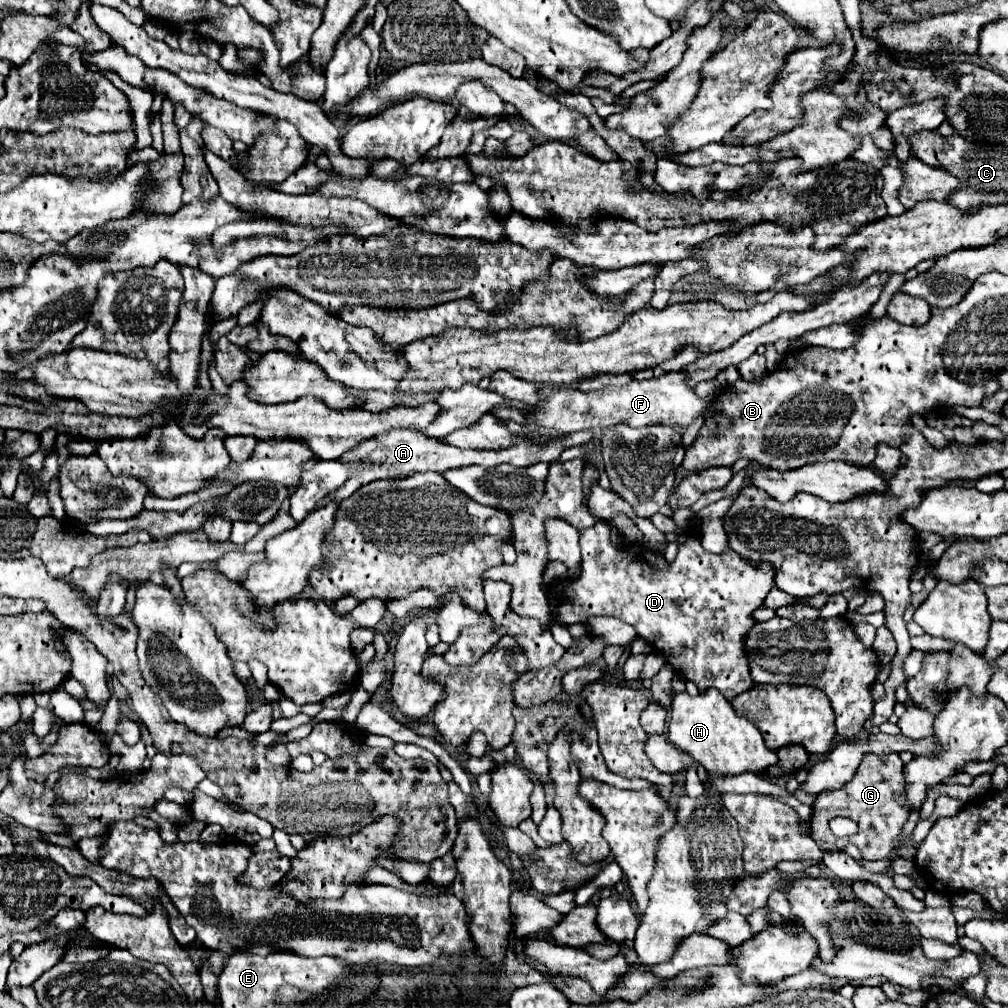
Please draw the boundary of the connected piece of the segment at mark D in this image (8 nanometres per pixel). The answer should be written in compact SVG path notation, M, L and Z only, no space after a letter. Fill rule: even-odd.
M596 523L596 527L588 527L584 531L580 531L580 547L582 547L582 571L580 571L580 577L576 579L562 579L562 581L556 581L554 585L548 585L548 605L552 607L552 621L556 623L562 623L562 625L572 625L572 623L586 623L590 617L616 617L616 619L622 619L624 623L632 625L638 633L638 637L642 637L644 641L654 645L658 651L662 651L662 655L666 659L670 659L672 663L670 665L676 665L674 661L678 657L684 657L684 663L680 663L680 669L676 669L678 673L682 673L688 681L694 681L696 687L700 691L706 691L708 687L716 687L728 701L732 701L736 695L748 691L754 687L754 681L752 681L752 675L750 675L750 667L748 667L748 655L744 651L744 635L748 635L748 631L756 625L756 621L752 619L752 613L764 605L764 599L766 595L770 593L770 589L774 587L774 567L770 563L752 563L740 555L736 555L736 551L728 549L726 553L710 553L702 547L700 543L700 535L698 533L690 533L688 539L680 545L678 549L678 555L672 563L668 563L664 559L664 551L650 551L650 557L646 555L646 551L632 551L628 547L614 547L610 543L610 527L606 523Z

